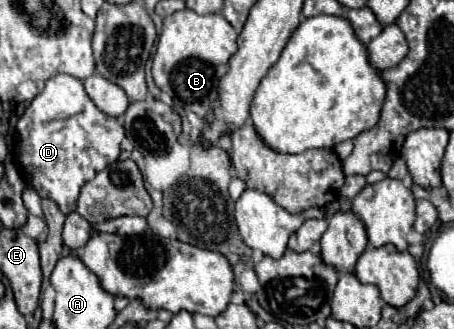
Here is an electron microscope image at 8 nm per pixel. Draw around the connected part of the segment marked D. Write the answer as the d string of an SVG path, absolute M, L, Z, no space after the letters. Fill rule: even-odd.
M56 75L46 81L44 91L34 97L18 119L16 135L26 181L42 199L52 199L68 215L76 209L80 187L118 159L124 129L116 119L98 111L86 95L82 81L70 75Z

